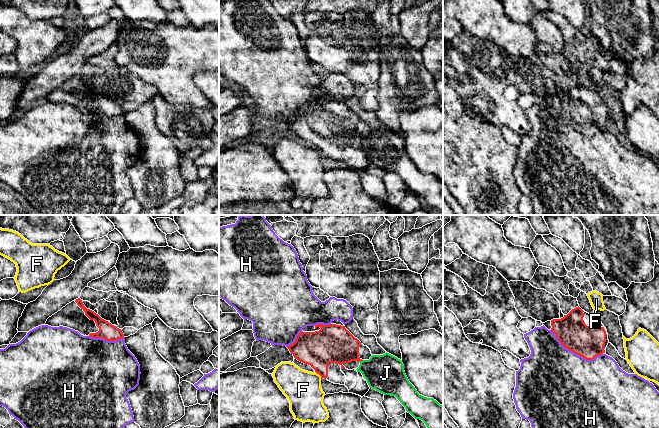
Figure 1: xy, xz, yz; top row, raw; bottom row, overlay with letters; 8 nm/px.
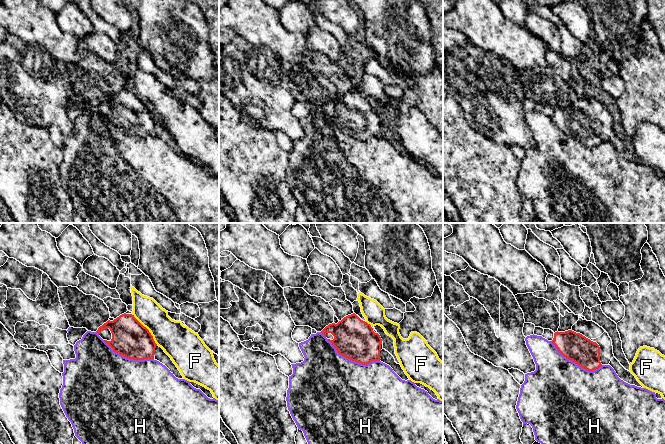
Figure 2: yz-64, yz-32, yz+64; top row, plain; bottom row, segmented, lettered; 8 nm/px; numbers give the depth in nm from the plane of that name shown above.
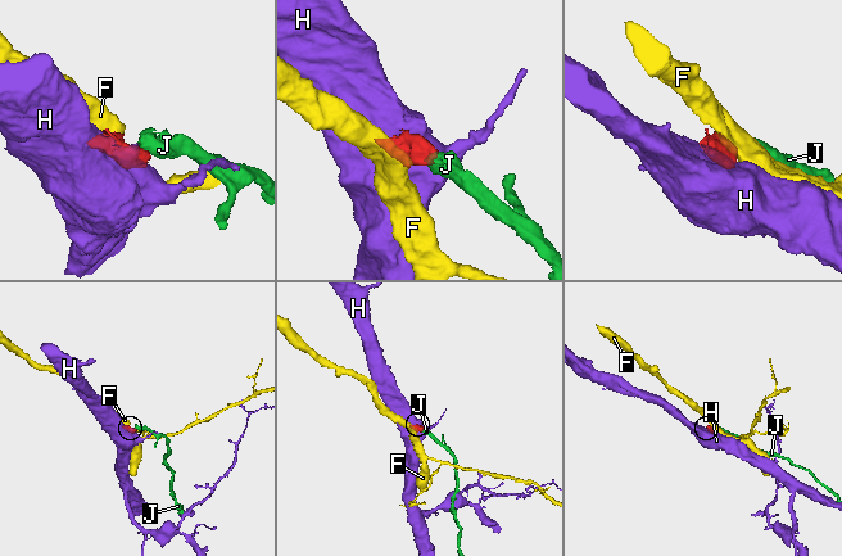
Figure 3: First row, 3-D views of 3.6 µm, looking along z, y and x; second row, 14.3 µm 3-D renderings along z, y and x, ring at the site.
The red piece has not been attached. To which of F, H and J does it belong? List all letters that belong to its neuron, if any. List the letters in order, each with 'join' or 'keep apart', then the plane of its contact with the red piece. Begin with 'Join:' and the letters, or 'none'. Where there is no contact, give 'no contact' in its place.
Join: none
F: keep apart; contact in xz
H: keep apart; contact in yz
J: keep apart; contact in xz

